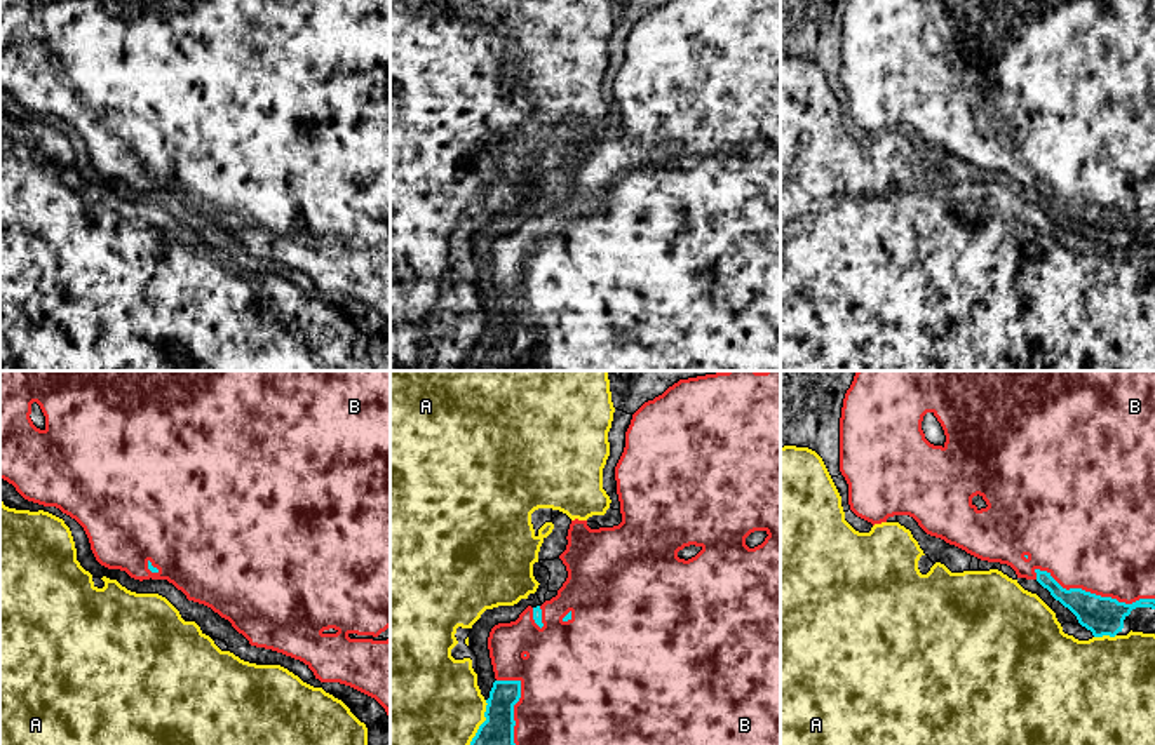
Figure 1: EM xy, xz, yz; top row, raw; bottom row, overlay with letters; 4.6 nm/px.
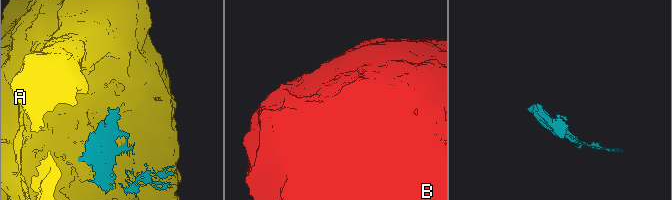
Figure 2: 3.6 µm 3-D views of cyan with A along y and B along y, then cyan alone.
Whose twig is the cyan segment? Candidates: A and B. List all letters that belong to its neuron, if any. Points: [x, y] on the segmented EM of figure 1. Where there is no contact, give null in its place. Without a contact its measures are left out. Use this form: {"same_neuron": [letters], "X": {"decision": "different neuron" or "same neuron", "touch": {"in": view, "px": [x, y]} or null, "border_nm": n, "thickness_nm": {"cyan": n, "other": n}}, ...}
{"same_neuron": ["B"], "A": {"decision": "different neuron", "touch": {"in": "xz", "px": [483, 723]}, "border_nm": 220, "thickness_nm": {"cyan": 140, "other": 420}}, "B": {"decision": "same neuron", "touch": {"in": "yz", "px": [1094, 594]}, "border_nm": 600, "thickness_nm": {"cyan": 180, "other": 480}}}

